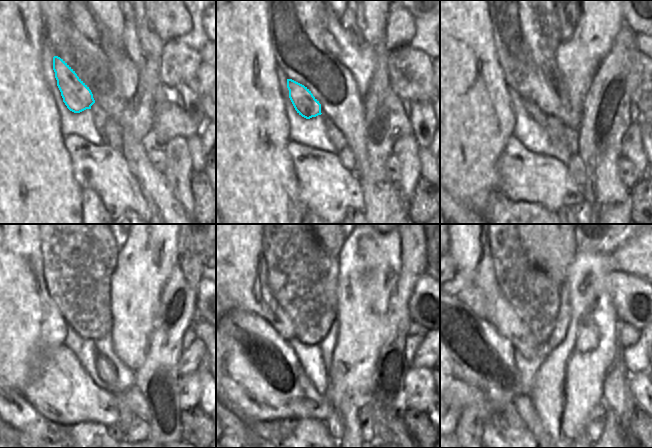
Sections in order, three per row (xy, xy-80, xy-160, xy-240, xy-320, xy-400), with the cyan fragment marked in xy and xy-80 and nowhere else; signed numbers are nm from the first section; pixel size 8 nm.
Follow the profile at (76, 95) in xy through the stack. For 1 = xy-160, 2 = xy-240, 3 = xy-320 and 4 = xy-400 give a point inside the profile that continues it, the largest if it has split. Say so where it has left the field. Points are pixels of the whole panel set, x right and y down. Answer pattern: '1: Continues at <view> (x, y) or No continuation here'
1: Continues at xy-160 (556, 128)
2: Continues at xy-240 (117, 377)
3: Continues at xy-320 (347, 411)
4: Continues at xy-400 (564, 316)

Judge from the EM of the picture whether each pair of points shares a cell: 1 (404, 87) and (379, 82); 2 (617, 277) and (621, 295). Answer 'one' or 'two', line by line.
1: two
2: one

